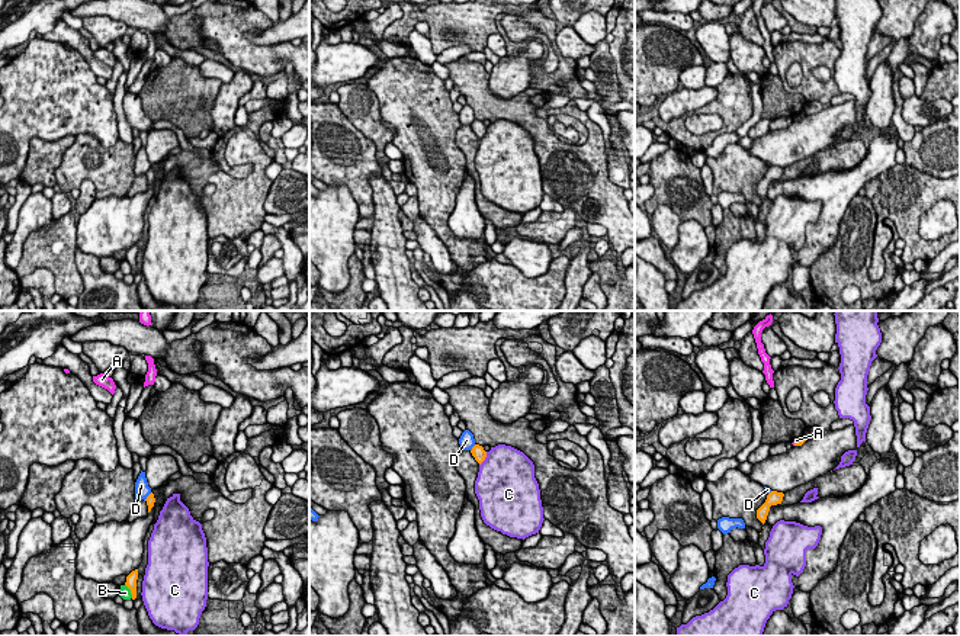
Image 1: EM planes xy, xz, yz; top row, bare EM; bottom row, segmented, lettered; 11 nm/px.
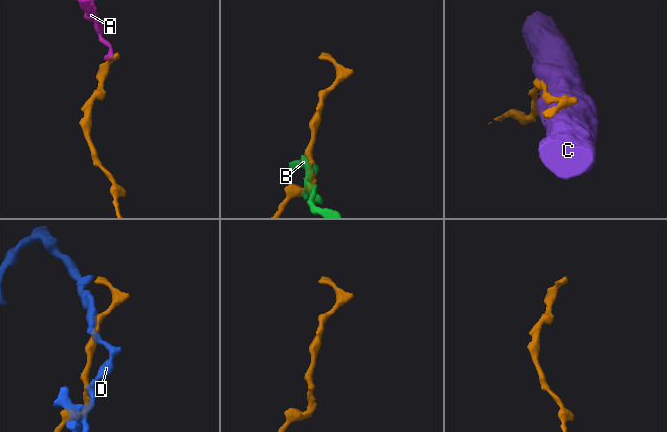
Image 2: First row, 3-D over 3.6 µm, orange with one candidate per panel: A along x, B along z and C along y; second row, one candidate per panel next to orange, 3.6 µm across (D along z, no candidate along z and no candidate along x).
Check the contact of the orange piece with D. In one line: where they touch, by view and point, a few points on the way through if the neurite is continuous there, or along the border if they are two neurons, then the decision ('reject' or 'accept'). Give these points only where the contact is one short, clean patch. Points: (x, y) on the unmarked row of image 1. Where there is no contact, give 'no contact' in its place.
meets orange in xz at (472, 122); border along xz (475, 119), (471, 125); reject

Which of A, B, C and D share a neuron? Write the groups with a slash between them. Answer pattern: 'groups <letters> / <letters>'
groups A / B / C / D

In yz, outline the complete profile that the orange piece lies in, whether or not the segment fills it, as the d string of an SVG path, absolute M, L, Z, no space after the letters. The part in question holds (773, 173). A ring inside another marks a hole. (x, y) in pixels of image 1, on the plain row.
M771 166L767 170L765 177L757 184L757 193L764 199L770 186L771 180L777 180L781 179L784 168L783 167L777 167L777 166Z

